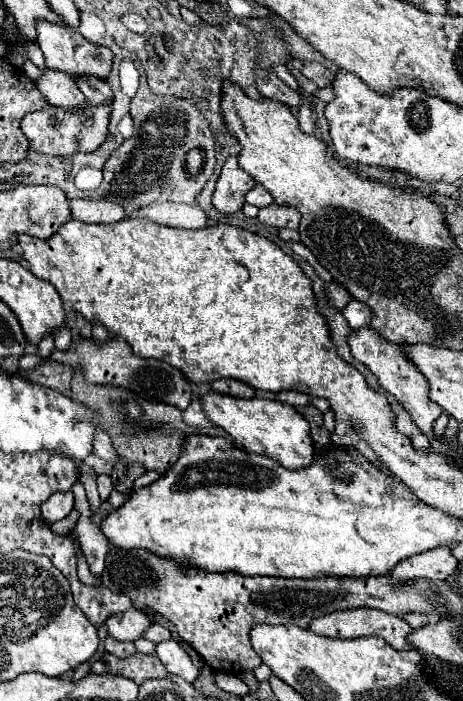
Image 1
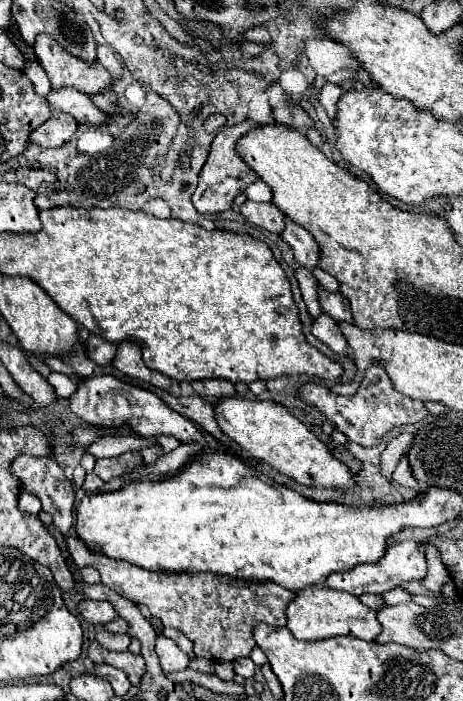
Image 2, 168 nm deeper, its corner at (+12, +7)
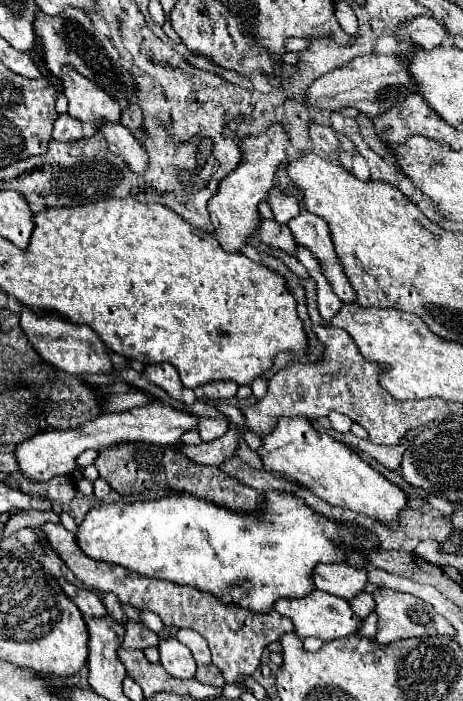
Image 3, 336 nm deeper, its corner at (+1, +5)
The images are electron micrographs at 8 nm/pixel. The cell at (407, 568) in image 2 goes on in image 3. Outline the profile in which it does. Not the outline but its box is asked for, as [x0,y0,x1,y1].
[313,563,367,599]

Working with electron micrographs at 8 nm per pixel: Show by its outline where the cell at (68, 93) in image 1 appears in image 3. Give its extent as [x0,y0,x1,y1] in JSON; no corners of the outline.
[101,123,147,173]

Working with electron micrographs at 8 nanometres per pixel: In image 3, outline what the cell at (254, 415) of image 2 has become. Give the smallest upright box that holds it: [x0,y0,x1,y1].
[259,417,409,529]

